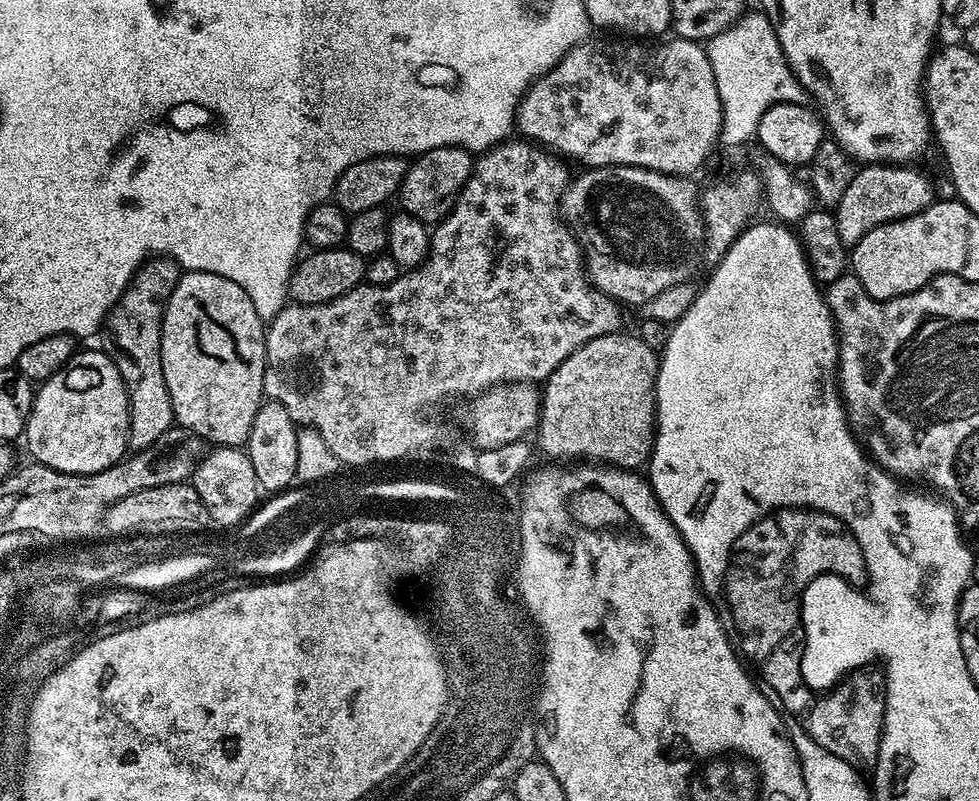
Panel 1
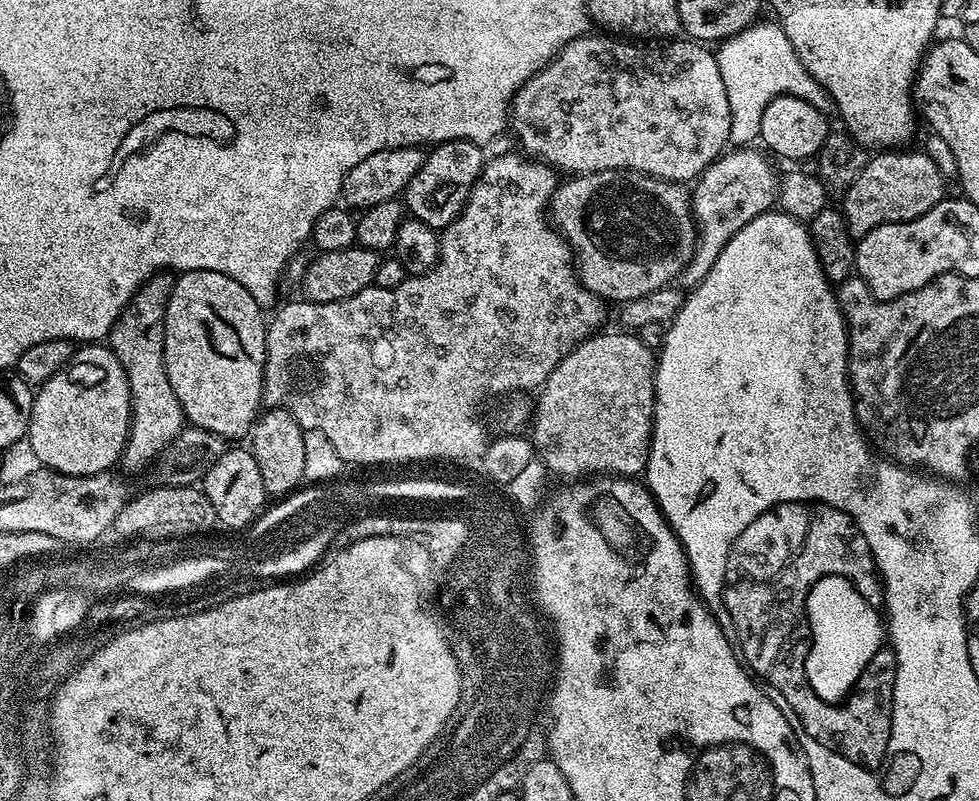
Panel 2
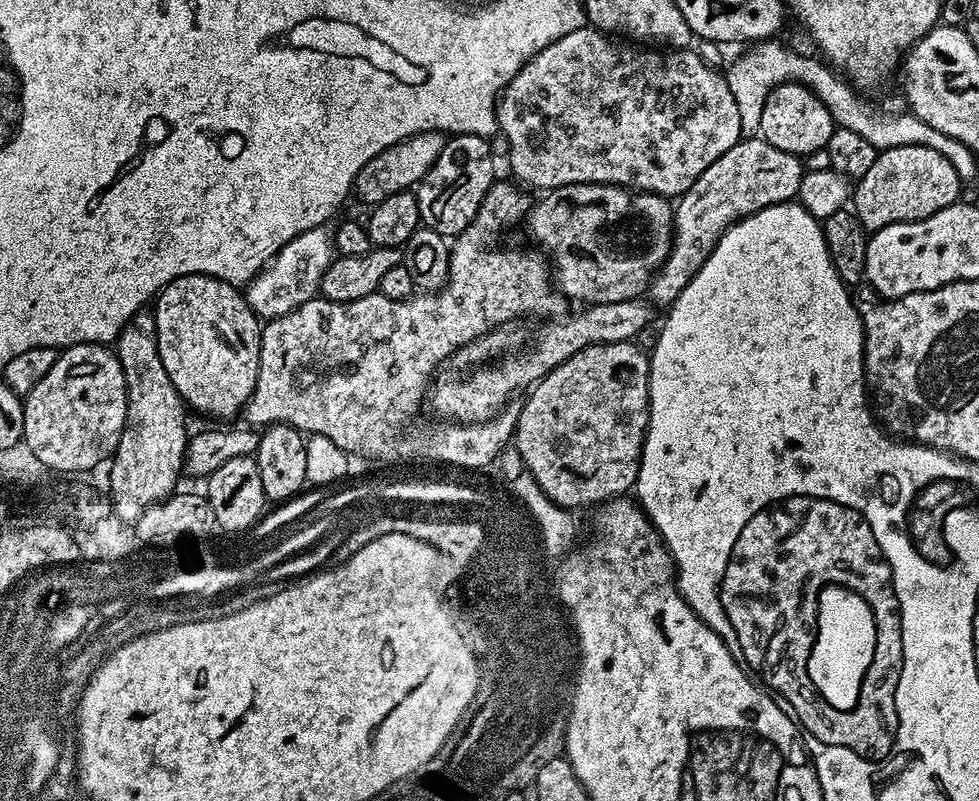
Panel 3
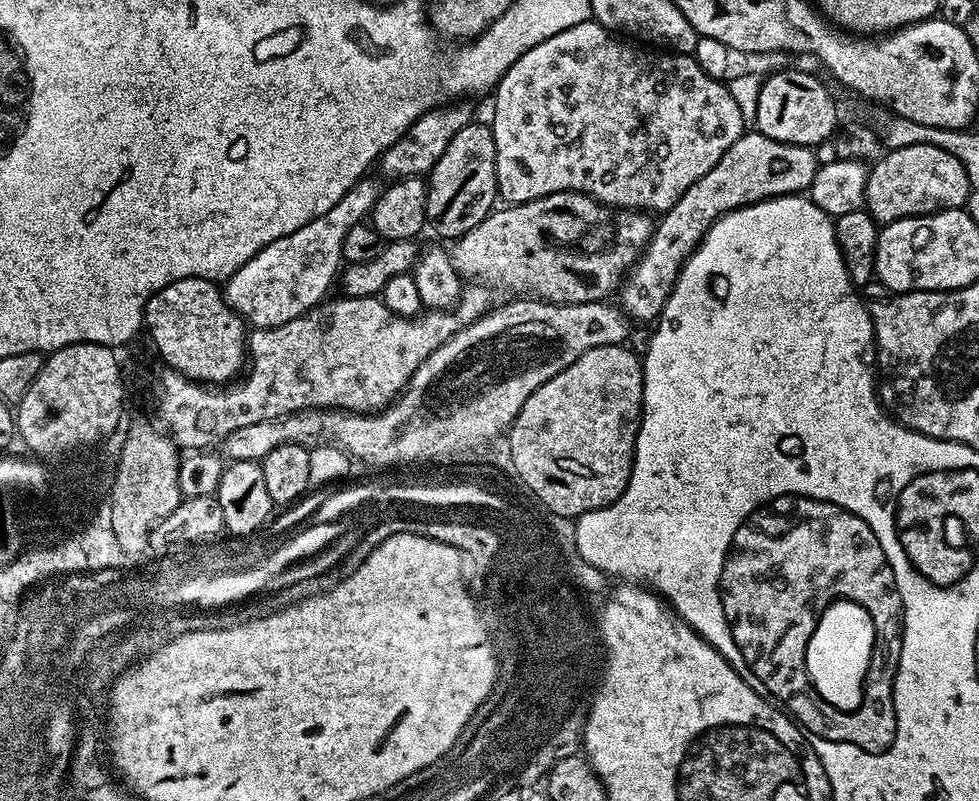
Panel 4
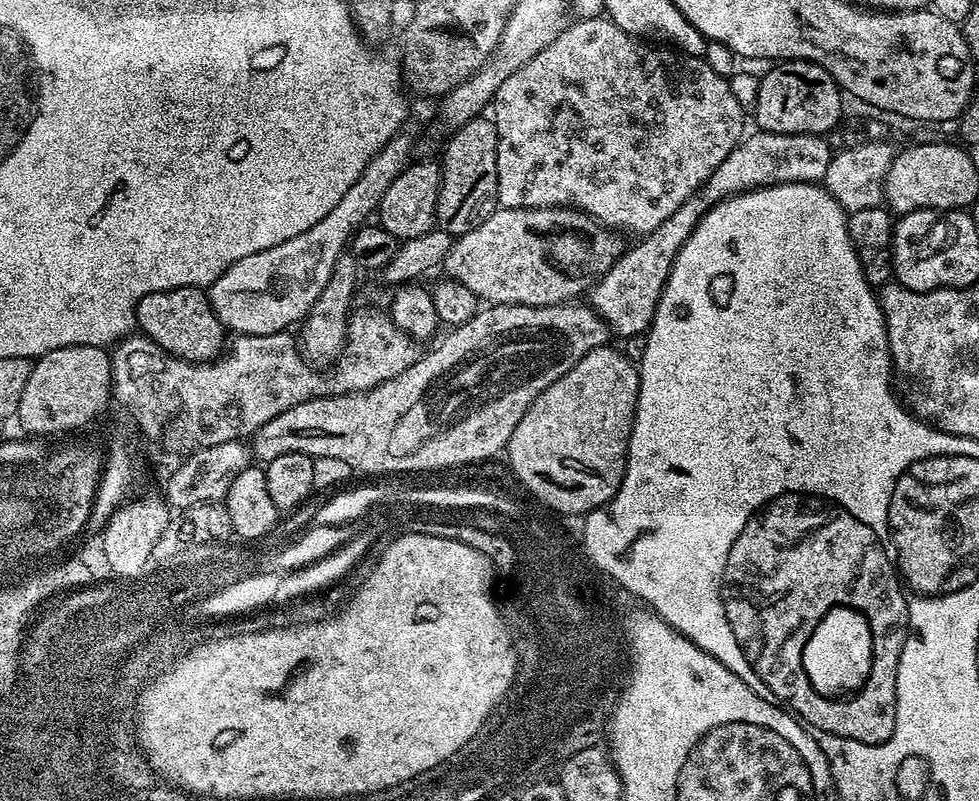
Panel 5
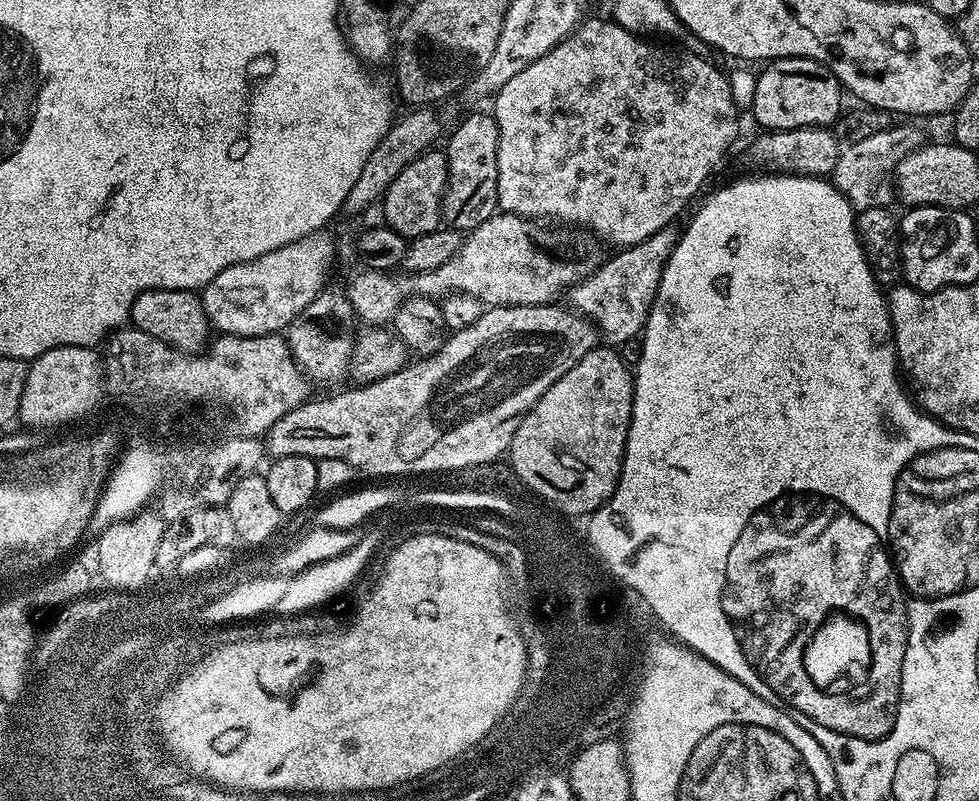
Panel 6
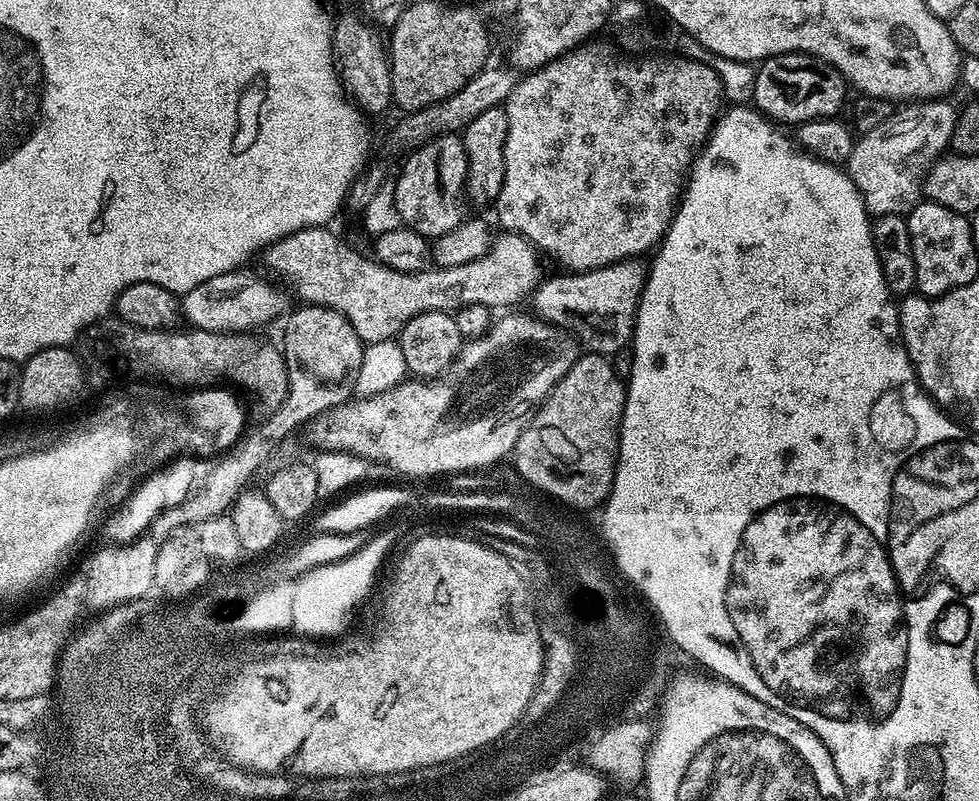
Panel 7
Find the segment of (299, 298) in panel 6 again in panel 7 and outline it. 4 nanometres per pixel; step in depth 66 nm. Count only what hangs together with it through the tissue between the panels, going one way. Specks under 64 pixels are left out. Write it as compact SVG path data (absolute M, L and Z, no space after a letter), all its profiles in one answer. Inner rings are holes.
M237 270L218 275L185 293L182 298L182 314L199 331L244 334L276 319L287 304L282 293L275 292L262 280L255 280L248 270Z

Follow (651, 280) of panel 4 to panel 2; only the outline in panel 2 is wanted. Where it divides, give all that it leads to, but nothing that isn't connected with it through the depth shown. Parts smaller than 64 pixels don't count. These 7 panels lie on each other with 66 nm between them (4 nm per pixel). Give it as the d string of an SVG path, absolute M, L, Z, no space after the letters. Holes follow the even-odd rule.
M740 146L731 152L725 151L698 177L691 189L692 217L696 219L697 242L690 262L678 277L681 289L691 290L701 284L710 274L718 254L726 250L730 238L742 230L754 218L773 211L778 200L781 177L772 169L773 161L763 151L755 152L752 146Z

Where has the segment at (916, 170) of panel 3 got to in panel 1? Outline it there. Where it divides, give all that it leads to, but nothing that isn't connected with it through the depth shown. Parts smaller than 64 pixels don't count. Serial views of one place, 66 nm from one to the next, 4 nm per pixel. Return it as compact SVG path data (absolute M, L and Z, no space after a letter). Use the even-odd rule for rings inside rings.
M872 162L861 167L850 182L846 194L842 194L842 202L836 204L834 215L838 238L842 238L845 246L857 244L862 237L870 234L870 230L888 224L891 220L918 214L934 202L932 188L922 173L912 168L895 168L892 164L880 163Z

